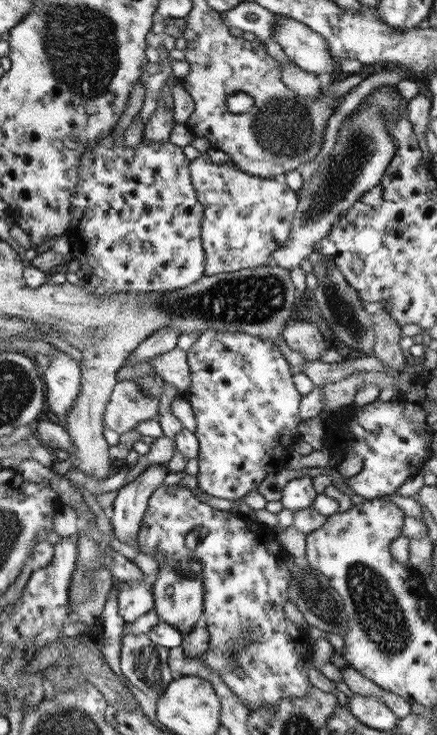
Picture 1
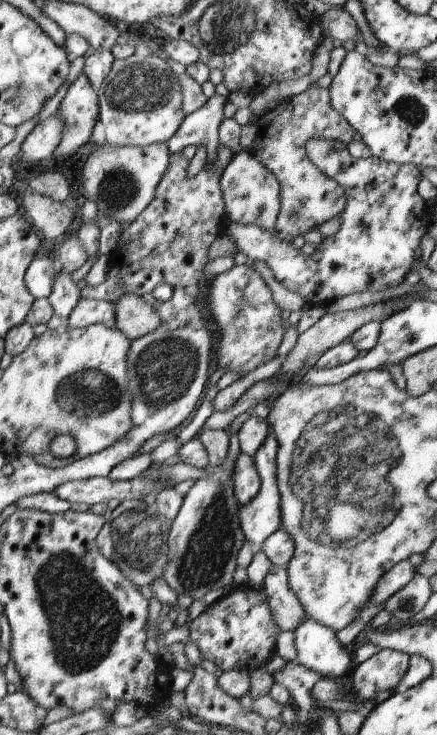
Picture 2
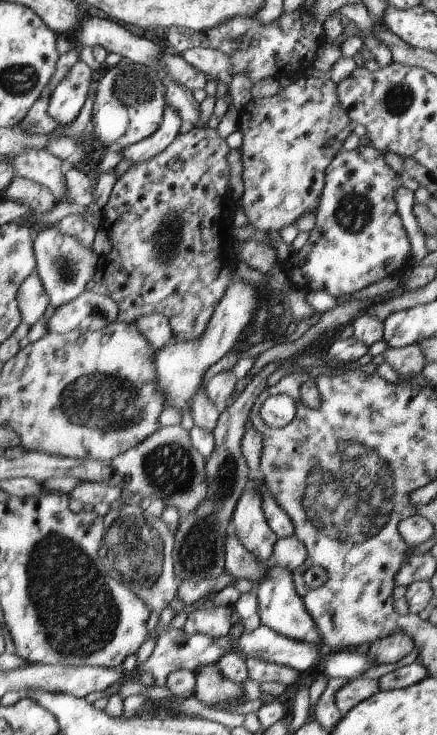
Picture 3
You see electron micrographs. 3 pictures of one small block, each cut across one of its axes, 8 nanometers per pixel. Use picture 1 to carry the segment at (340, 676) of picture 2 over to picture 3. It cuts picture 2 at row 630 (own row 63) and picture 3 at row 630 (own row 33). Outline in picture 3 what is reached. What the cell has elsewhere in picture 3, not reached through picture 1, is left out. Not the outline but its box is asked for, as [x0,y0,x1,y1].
[257,564,323,650]

